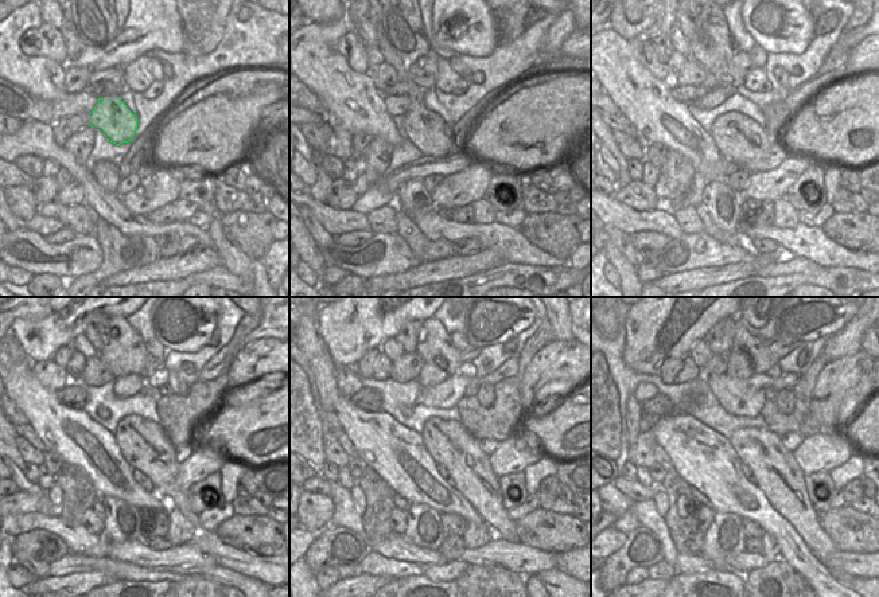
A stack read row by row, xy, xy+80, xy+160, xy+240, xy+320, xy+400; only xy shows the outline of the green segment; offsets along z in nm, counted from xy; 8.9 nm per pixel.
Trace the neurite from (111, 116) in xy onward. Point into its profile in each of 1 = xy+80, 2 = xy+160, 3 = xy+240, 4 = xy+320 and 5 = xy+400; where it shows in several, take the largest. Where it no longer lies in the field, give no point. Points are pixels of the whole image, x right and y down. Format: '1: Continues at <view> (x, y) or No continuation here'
1: Continues at xy+80 (426, 129)
2: Continues at xy+160 (739, 139)
3: Continues at xy+240 (143, 443)
4: Continues at xy+320 (450, 444)
5: Continues at xy+400 (778, 475)

